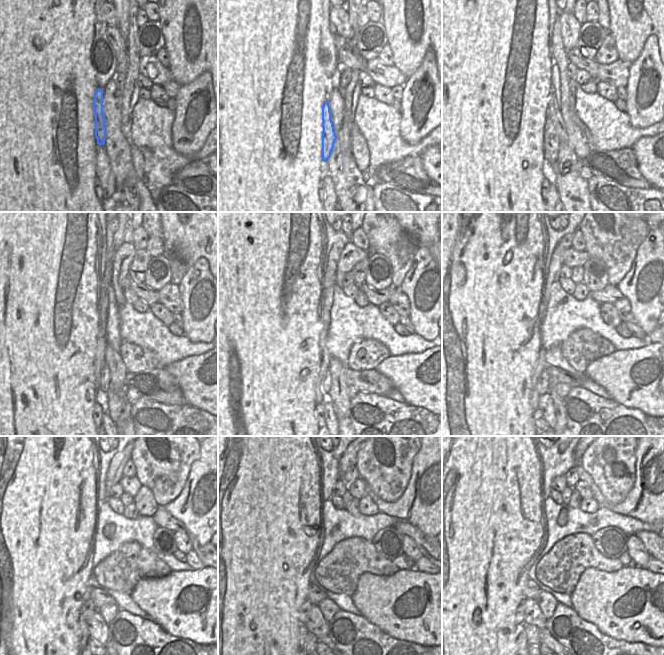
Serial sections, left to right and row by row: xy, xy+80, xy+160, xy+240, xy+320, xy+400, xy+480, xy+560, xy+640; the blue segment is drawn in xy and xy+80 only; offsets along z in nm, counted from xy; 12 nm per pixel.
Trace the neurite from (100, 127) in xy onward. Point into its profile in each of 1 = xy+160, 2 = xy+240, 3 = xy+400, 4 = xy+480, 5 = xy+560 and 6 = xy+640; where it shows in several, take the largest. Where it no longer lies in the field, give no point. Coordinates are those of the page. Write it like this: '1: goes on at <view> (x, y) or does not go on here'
1: goes on at xy+160 (551, 142)
2: goes on at xy+240 (105, 372)
3: goes on at xy+400 (542, 387)
4: goes on at xy+480 (88, 609)
5: goes on at xy+560 (304, 609)
6: goes on at xy+640 (519, 614)

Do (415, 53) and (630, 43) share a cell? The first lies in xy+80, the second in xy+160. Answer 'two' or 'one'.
one

